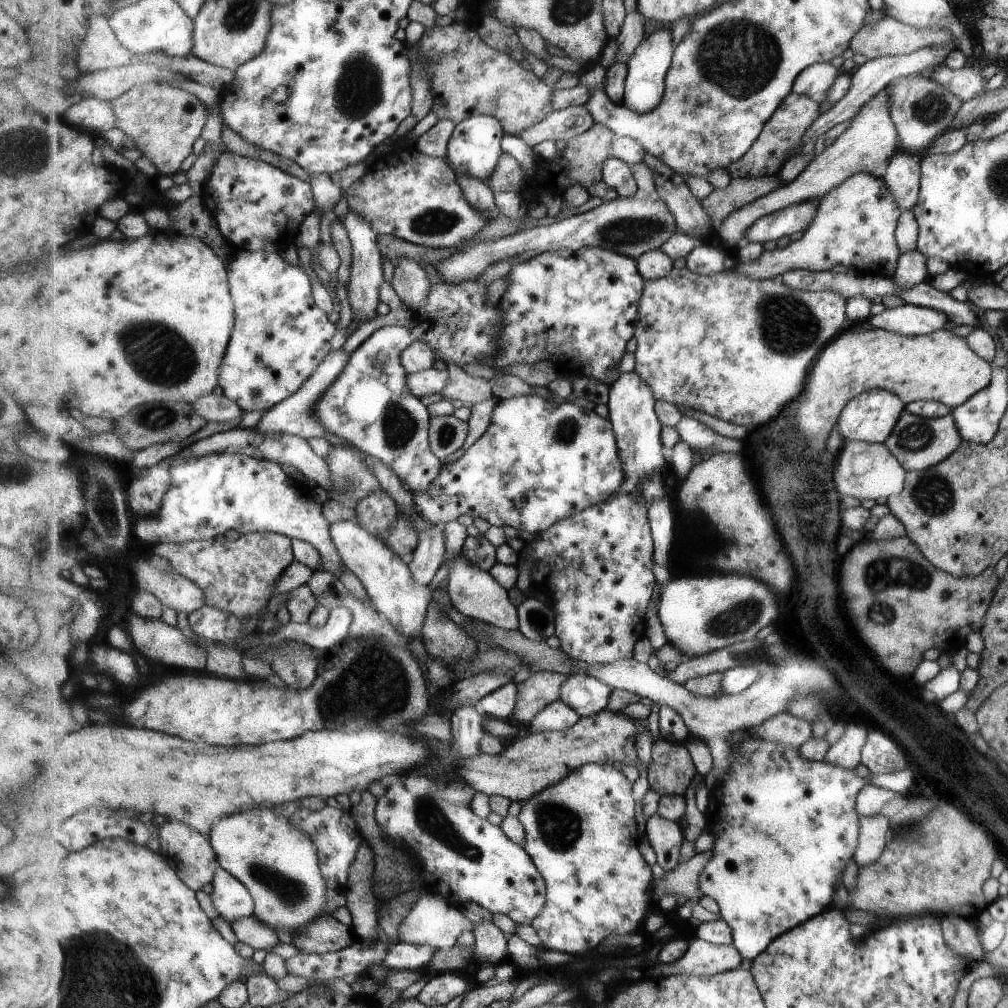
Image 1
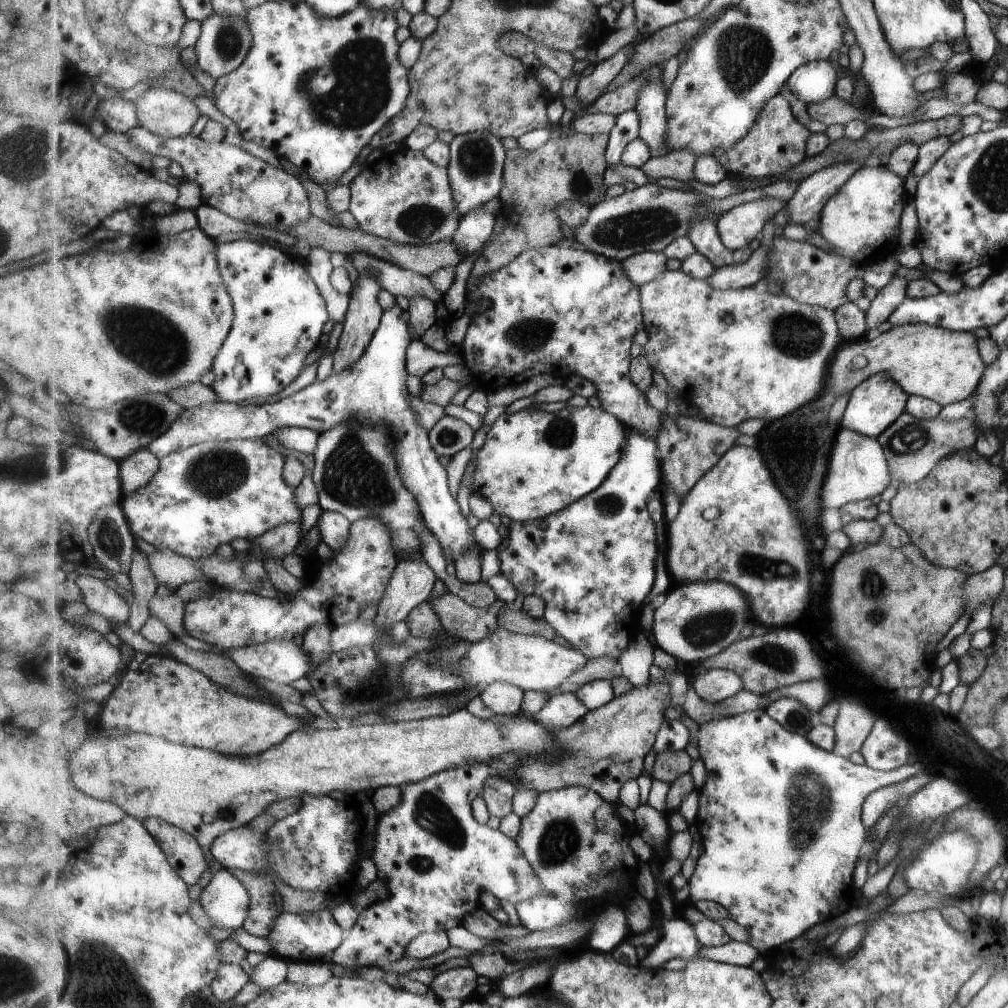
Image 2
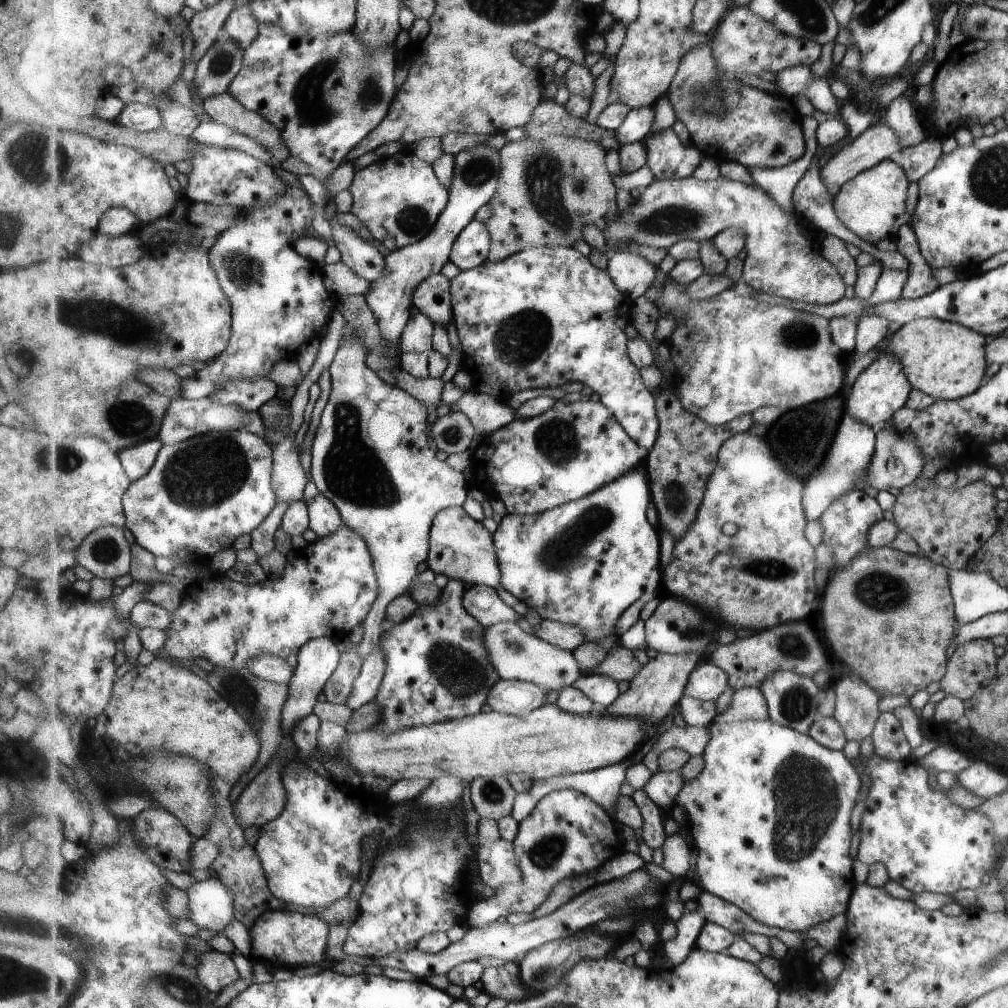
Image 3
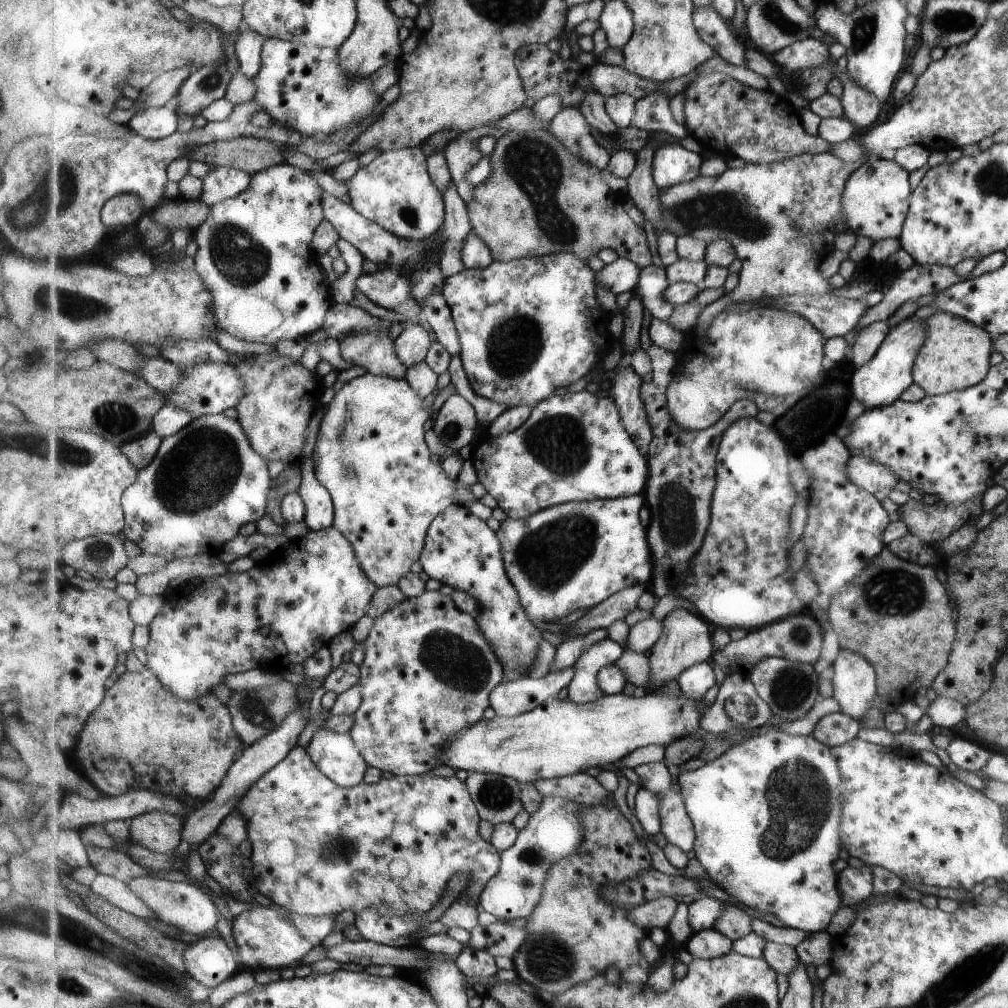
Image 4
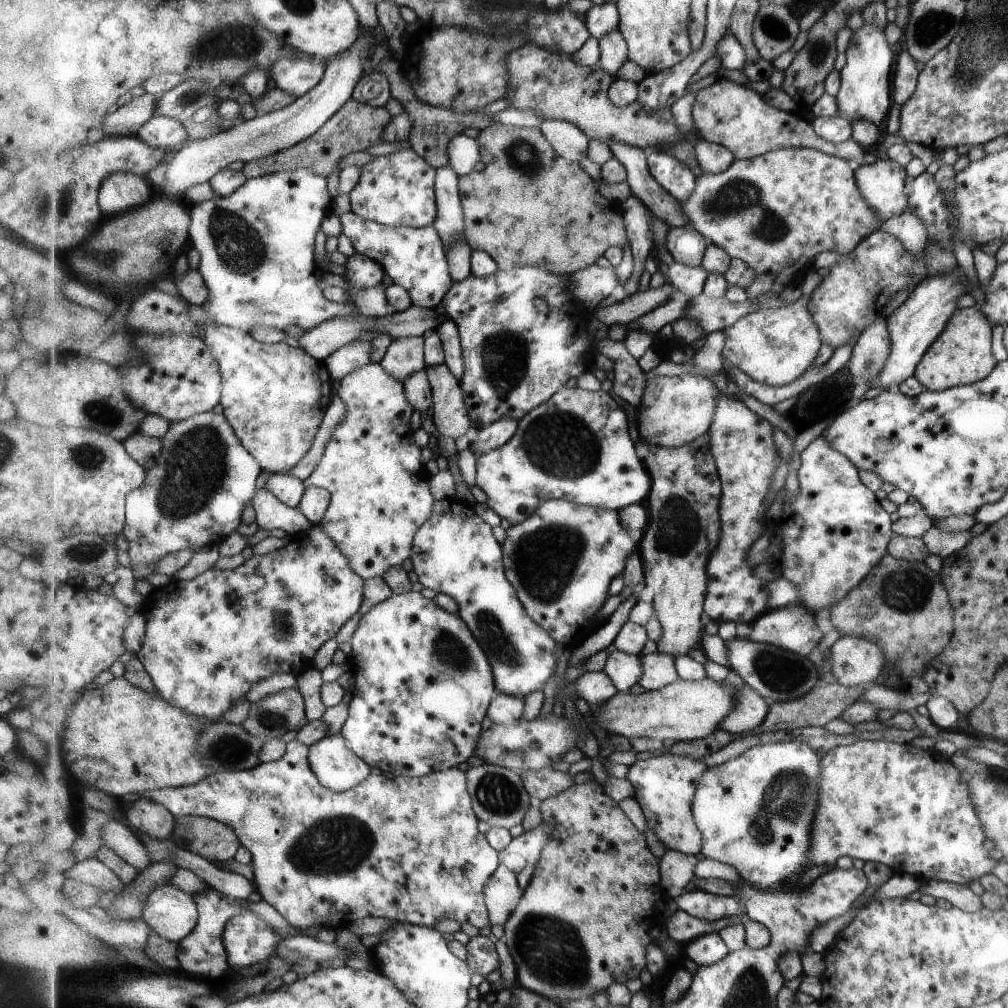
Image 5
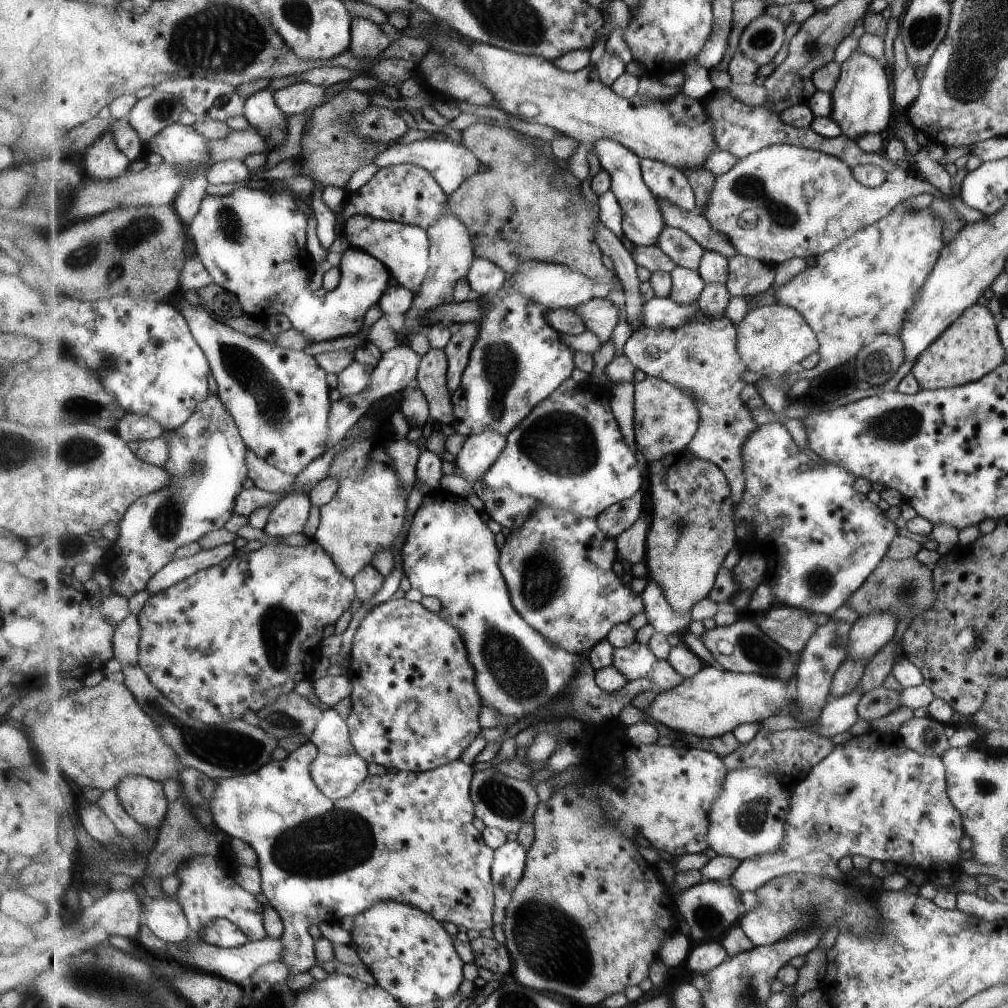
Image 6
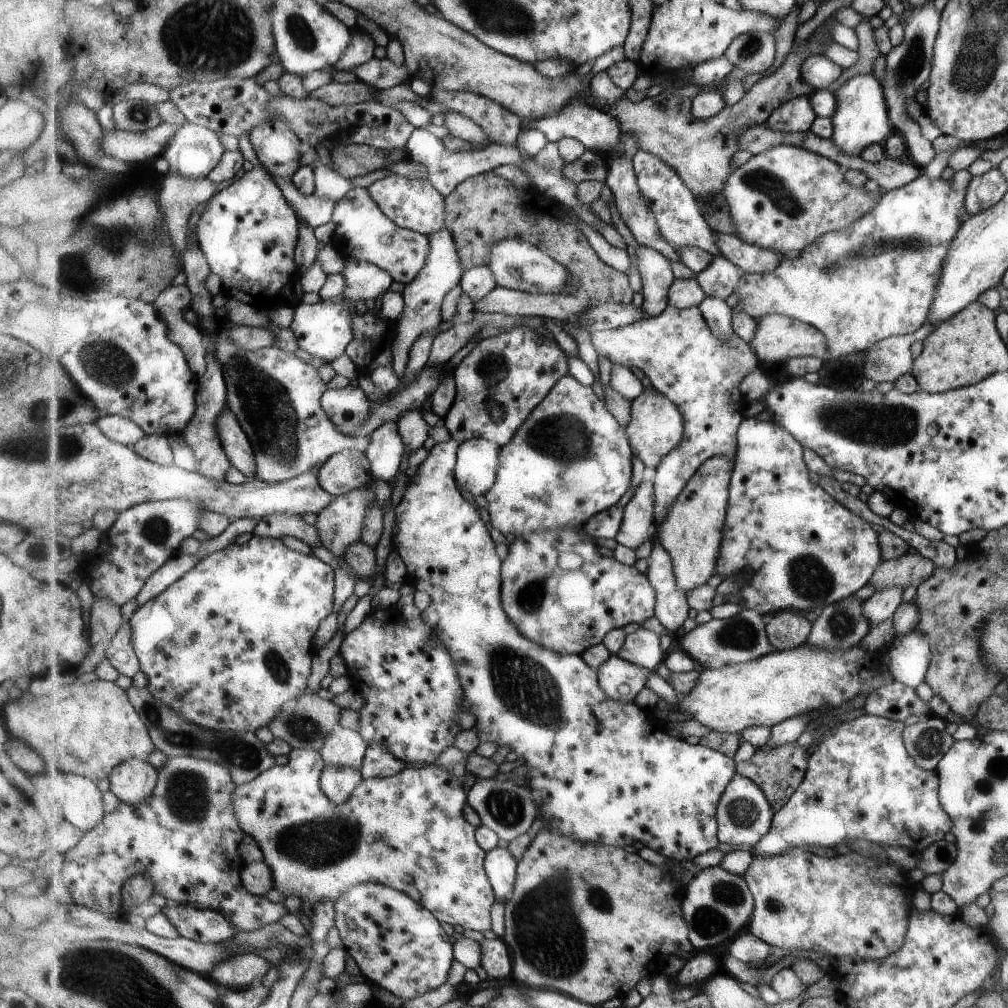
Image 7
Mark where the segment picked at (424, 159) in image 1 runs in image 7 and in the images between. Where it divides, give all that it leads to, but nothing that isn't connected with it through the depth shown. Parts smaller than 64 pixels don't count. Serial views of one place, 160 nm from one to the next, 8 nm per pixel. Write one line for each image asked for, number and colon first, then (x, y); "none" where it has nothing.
2: (405, 197)
3: (400, 198)
4: (396, 190)
5: (399, 190)
6: (406, 193)
7: (417, 205)

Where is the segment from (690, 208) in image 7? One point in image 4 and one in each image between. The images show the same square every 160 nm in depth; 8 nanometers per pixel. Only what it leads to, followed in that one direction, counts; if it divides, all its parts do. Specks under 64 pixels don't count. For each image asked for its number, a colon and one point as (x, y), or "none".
4: (672, 165)
5: (678, 178)
6: (666, 181)

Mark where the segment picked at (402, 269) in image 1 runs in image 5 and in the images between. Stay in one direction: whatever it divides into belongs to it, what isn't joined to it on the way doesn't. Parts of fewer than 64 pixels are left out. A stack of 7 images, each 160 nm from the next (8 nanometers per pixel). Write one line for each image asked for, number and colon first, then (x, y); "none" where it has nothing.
2: (421, 309)
3: (418, 336)
4: (412, 345)
5: (405, 355)

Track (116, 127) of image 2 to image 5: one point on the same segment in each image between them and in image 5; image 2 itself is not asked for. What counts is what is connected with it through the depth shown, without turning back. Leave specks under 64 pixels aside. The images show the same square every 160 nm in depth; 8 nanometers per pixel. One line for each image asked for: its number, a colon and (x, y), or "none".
3: (143, 118)
4: (158, 123)
5: (166, 133)

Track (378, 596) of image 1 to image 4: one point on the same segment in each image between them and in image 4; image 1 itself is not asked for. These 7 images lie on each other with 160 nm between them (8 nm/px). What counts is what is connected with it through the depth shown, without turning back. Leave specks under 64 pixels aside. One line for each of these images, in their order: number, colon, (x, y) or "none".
2: (334, 528)
3: (325, 519)
4: (320, 510)

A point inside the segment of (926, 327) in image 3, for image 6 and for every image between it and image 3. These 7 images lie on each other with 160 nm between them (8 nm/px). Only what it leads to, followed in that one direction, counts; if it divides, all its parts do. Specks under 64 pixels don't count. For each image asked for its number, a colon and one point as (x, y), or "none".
4: (955, 355)
5: (960, 355)
6: (968, 349)

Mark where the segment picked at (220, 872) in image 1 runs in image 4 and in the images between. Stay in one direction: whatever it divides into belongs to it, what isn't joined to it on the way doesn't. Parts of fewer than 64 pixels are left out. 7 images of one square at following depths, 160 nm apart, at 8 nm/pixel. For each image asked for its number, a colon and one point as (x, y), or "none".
2: (226, 900)
3: (211, 904)
4: (186, 907)

